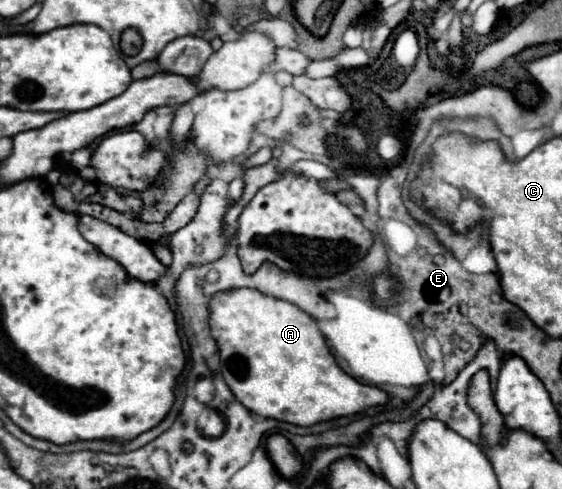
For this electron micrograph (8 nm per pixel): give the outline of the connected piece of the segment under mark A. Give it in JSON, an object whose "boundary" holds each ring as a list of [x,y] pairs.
{"boundary":[[[248,287],[218,291],[212,295],[208,307],[210,307],[210,333],[220,351],[222,377],[230,387],[230,391],[234,393],[234,397],[248,411],[254,411],[262,417],[274,417],[292,425],[308,427],[318,421],[354,415],[358,411],[364,411],[366,407],[388,401],[388,395],[382,389],[374,385],[364,385],[354,377],[346,375],[338,367],[316,321],[300,307]]]}

